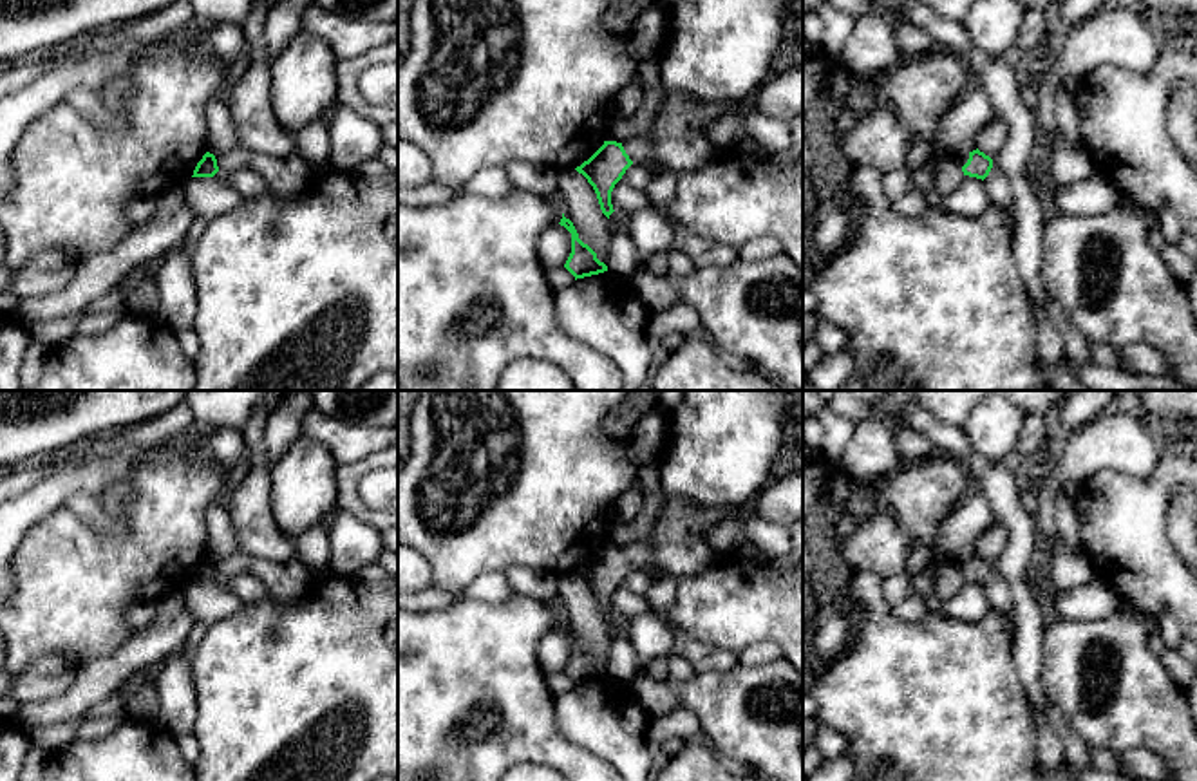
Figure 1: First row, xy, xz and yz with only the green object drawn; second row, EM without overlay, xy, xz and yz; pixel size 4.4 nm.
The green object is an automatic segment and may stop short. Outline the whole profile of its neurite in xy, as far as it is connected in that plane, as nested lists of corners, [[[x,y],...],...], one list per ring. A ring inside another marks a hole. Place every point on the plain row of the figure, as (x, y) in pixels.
[[[240,551],[217,562],[206,557],[197,568],[192,582],[213,582],[219,575],[253,575],[266,586],[268,598],[278,602],[298,600],[315,588],[309,569],[298,559],[278,562]]]

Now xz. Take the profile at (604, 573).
[[[669,497],[651,535],[627,548],[604,550],[575,575],[593,591],[602,618],[615,616],[611,597],[633,568],[658,568],[678,579],[703,571],[714,560],[705,532],[738,517],[738,510],[714,510],[693,504],[685,497]]]

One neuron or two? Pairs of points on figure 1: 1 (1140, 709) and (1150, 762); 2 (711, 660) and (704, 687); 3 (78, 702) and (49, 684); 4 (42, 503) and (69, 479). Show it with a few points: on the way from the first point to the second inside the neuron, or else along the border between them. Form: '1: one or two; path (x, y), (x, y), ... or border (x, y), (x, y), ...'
1: two; border (1120, 752), (1147, 747), (1165, 762)
2: two; border (738, 664), (724, 671), (697, 673)
3: two; border (80, 668), (64, 691), (22, 704)
4: one; path (49, 496), (62, 485)

